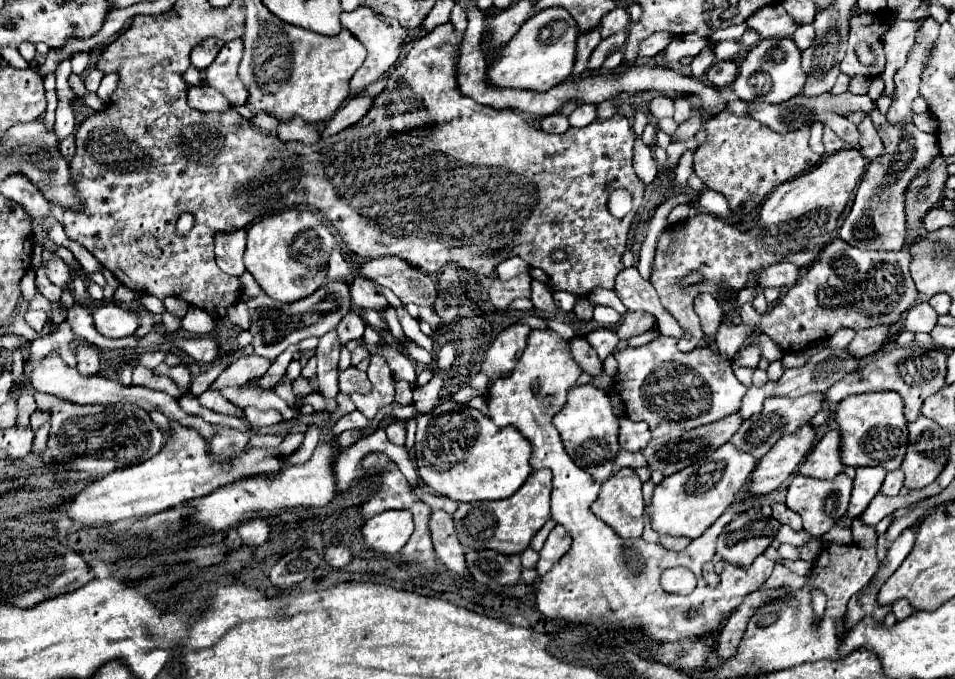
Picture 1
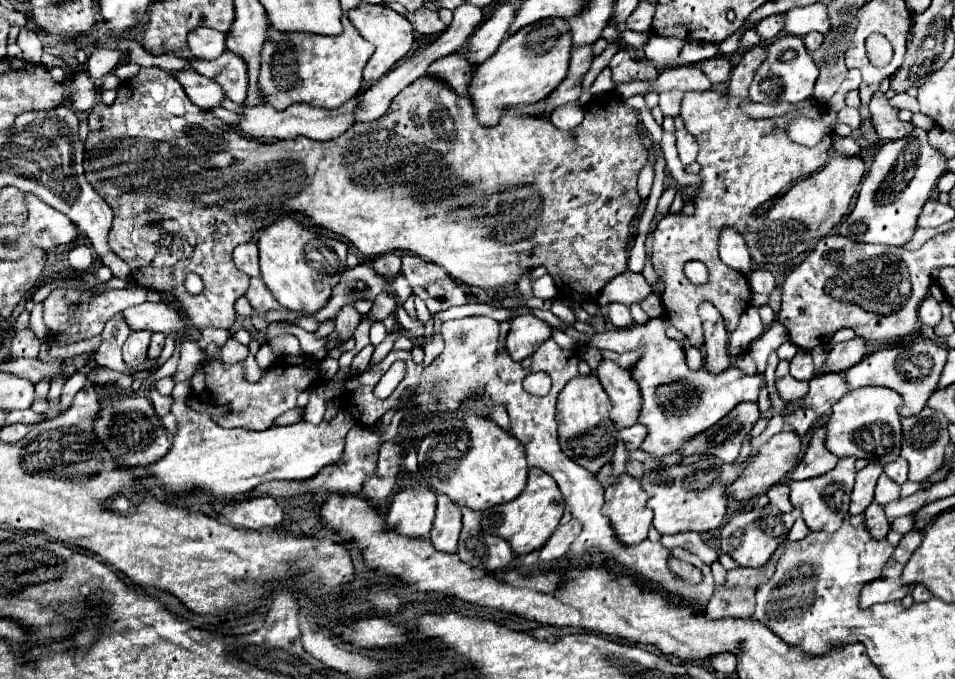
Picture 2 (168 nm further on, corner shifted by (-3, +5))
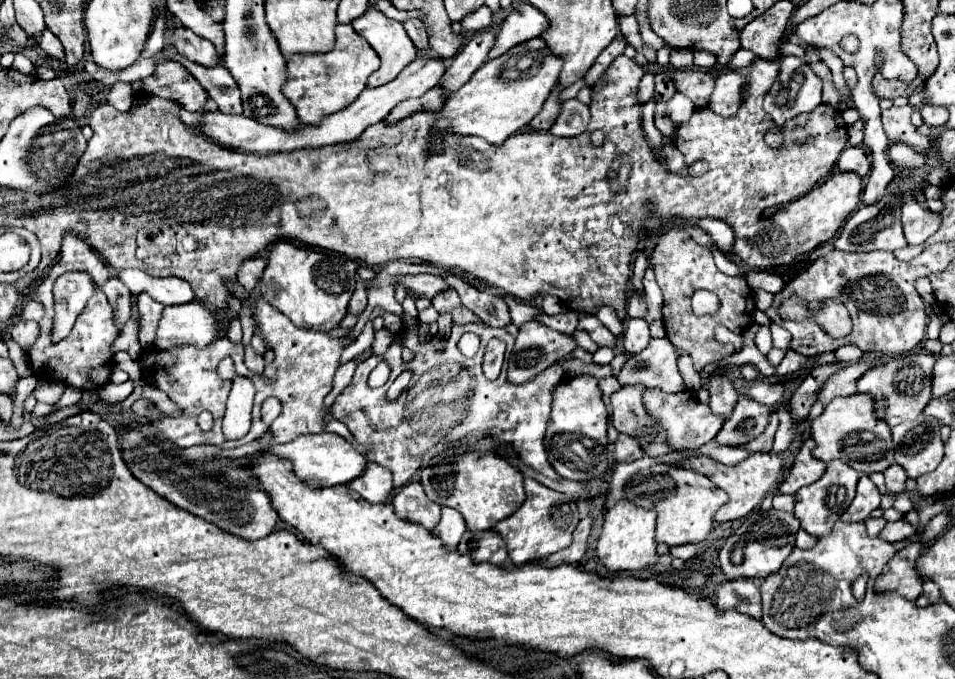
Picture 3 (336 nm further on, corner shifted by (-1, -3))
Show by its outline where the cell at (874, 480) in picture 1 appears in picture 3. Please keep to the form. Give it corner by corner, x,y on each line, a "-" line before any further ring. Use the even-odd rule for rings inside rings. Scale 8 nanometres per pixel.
863,475
857,483
857,495
849,505
847,513
841,515
841,521
865,521
871,515
871,511
879,507
879,501
881,501
879,489
867,475

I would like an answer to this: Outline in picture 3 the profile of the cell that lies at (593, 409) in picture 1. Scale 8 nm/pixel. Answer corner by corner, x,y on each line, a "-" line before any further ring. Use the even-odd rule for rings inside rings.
591,375
569,377
553,391
551,421
545,435
545,447
551,465
563,479
589,481
607,471
607,419
609,409
603,401
603,393
597,387
597,379

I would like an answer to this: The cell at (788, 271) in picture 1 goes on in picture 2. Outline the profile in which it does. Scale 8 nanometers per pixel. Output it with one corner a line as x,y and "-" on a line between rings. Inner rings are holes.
755,269
747,279
749,279
749,285
751,285
753,293
769,295
775,289
775,285
777,285
775,277
769,271
765,271
765,269

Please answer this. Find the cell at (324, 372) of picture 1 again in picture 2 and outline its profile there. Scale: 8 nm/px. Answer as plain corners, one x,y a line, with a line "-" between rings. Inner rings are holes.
345,305
337,315
337,329
335,331
339,333
339,341
349,339
353,335
355,327
359,325
359,321
361,321
359,311
353,305

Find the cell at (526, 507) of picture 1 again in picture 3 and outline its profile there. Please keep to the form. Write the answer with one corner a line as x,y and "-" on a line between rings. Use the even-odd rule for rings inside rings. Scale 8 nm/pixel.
525,479
525,493
527,499
523,501
523,505
513,515
495,525
495,531
501,533
507,545
507,553
515,565
543,559
551,553
565,549
571,543
571,533
579,523
577,505
571,497
553,491
535,479

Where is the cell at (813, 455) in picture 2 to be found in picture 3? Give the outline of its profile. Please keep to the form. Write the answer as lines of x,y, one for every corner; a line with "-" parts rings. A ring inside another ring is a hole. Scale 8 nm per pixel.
807,439
801,447
801,451
797,453
795,457
795,463
791,467
791,473
787,475
787,479
779,485
779,493
795,493
797,489
805,487
805,485
811,485
815,483
823,473
825,473
825,465
823,461
817,461
813,457
813,451
815,449
815,441
813,439

